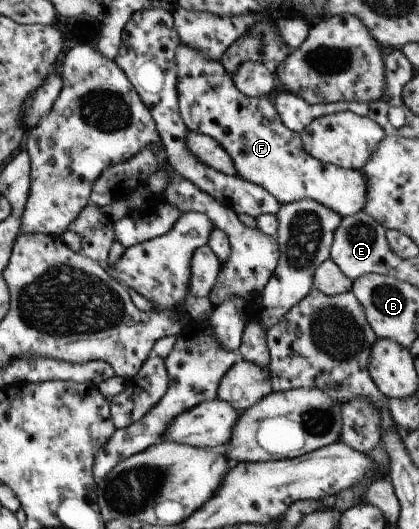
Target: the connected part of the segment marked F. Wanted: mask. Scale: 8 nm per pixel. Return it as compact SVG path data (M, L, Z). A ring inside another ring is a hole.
M179 42L177 47L174 49L175 65L176 65L176 92L177 92L177 103L178 112L186 124L187 129L191 132L199 132L200 134L208 135L212 137L221 147L227 152L227 155L231 158L234 168L236 169L237 176L241 179L245 179L254 183L255 185L266 189L280 204L286 204L289 202L296 202L300 199L312 199L313 201L319 202L321 205L325 204L329 209L336 211L340 216L348 216L357 212L360 212L364 208L366 202L366 175L359 170L348 170L343 169L331 164L326 164L311 157L306 151L303 151L300 134L287 129L283 122L279 119L279 115L275 111L274 104L271 102L271 98L266 97L251 97L241 93L232 82L231 75L229 75L224 69L219 60L212 60L208 58L202 51L197 51L192 47L189 47L183 42Z

